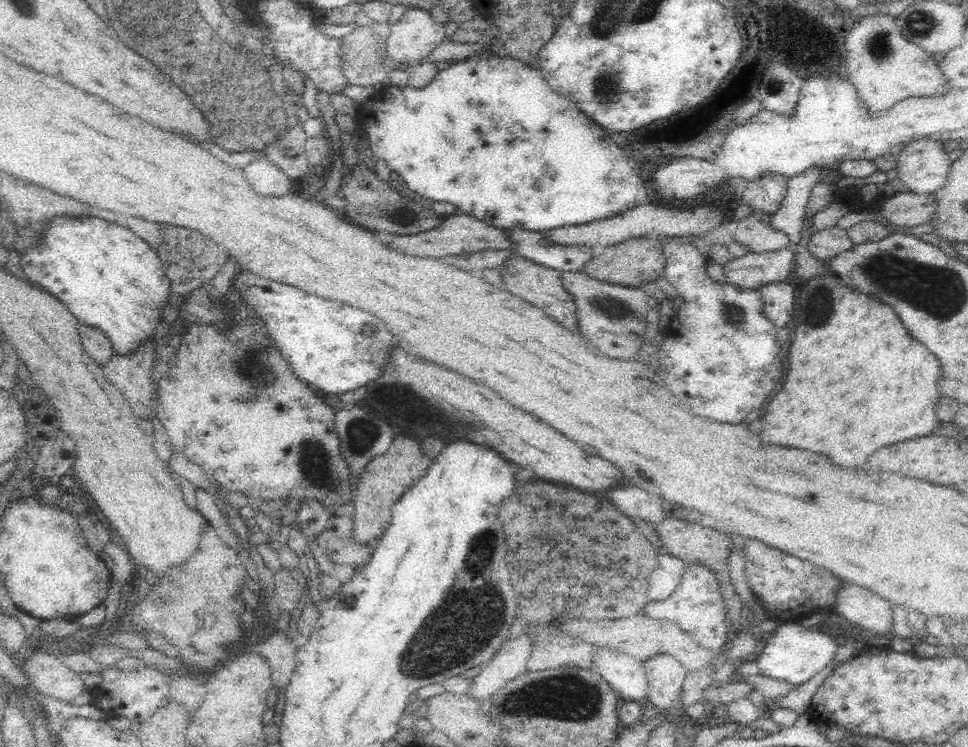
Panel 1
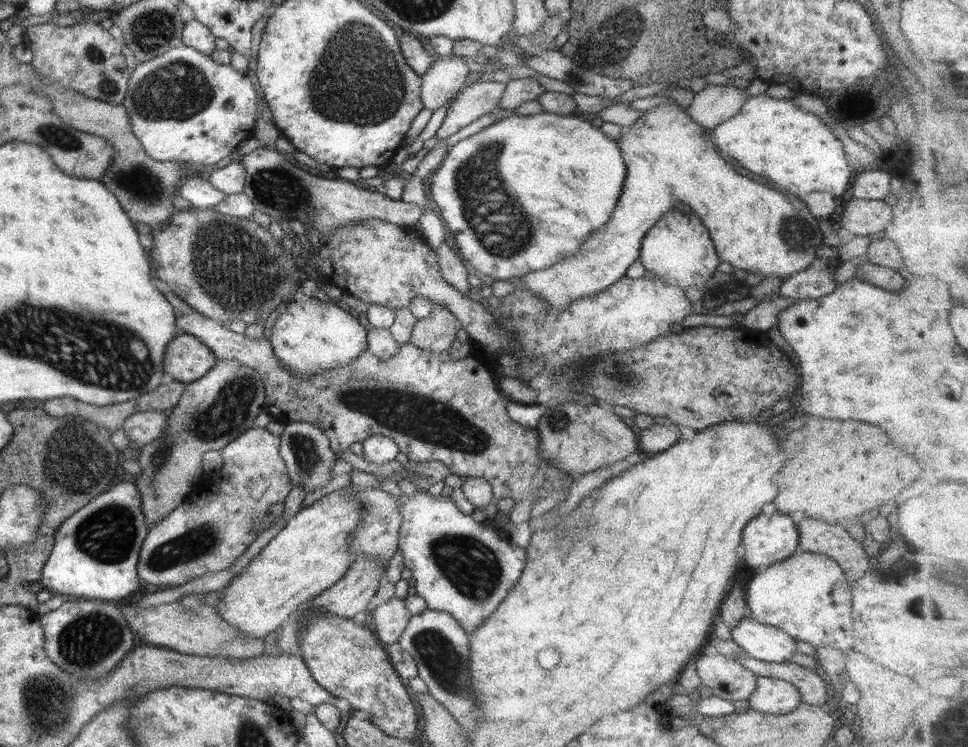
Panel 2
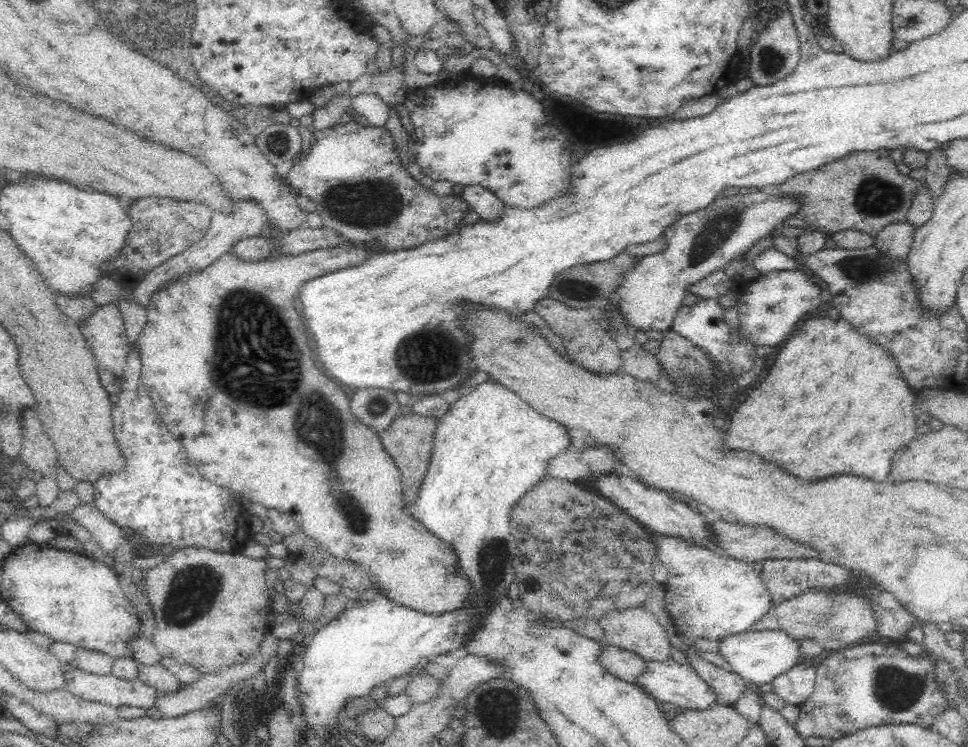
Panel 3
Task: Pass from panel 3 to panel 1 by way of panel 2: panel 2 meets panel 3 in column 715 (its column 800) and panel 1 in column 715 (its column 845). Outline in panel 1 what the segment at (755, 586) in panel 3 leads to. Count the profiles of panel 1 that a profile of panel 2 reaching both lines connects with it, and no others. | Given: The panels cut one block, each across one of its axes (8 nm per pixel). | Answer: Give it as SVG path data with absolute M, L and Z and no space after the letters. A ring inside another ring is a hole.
M700 565L687 566L687 572L680 585L667 599L658 603L649 602L640 610L640 614L653 619L666 620L674 623L684 633L691 634L693 639L704 648L719 651L729 644L730 629L724 623L724 598L718 589L714 575Z

